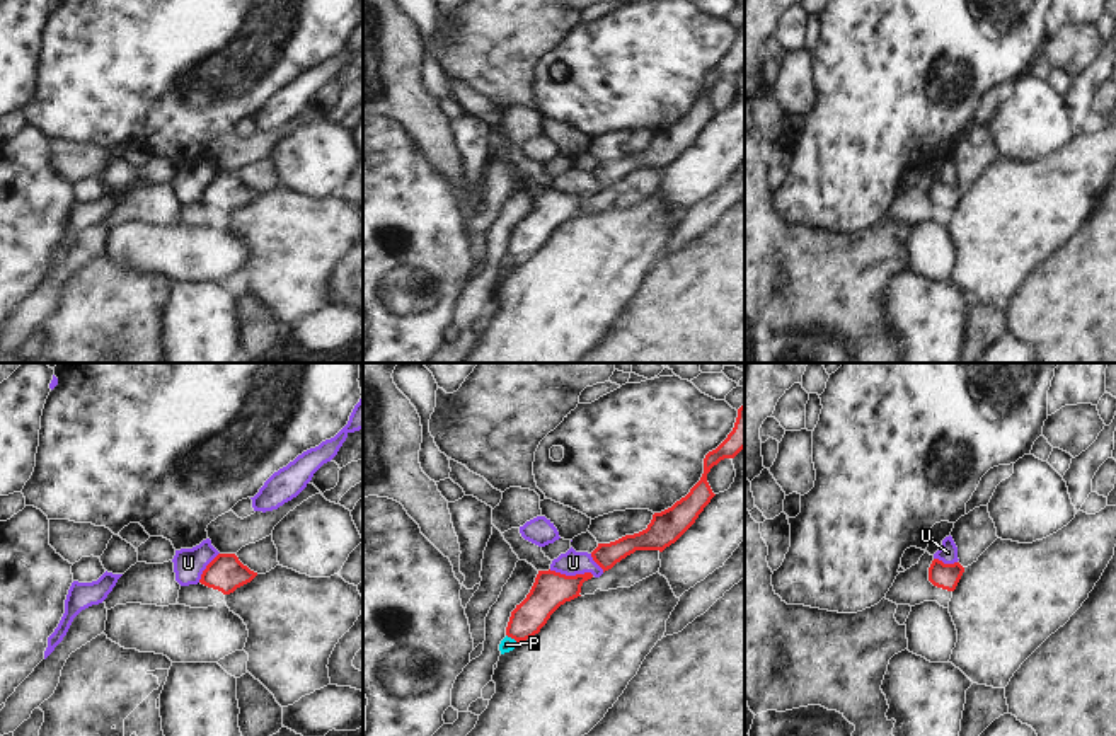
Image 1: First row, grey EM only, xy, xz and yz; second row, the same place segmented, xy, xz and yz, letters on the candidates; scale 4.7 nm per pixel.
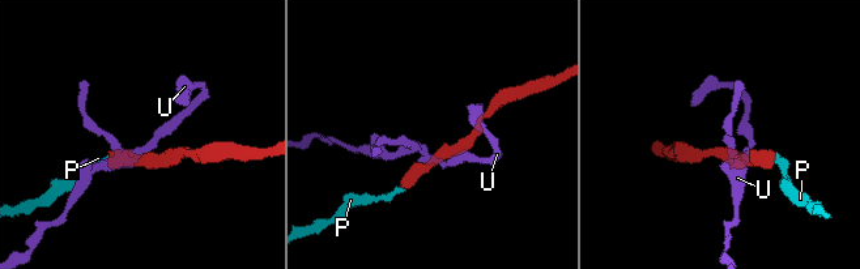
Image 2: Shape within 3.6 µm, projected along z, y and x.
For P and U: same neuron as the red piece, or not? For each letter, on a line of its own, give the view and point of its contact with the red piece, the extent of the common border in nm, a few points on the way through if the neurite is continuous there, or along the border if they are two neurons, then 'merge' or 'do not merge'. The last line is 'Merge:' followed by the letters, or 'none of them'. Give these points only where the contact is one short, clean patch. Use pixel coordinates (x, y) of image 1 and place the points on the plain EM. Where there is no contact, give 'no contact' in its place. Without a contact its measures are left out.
P: xz (511, 256) | 70 nm | along xz (506, 252), (517, 261) | do not merge
U: xz (571, 195) | 220 nm | along xz (549, 188), (566, 193), (593, 193) | do not merge
Merge: none of them

